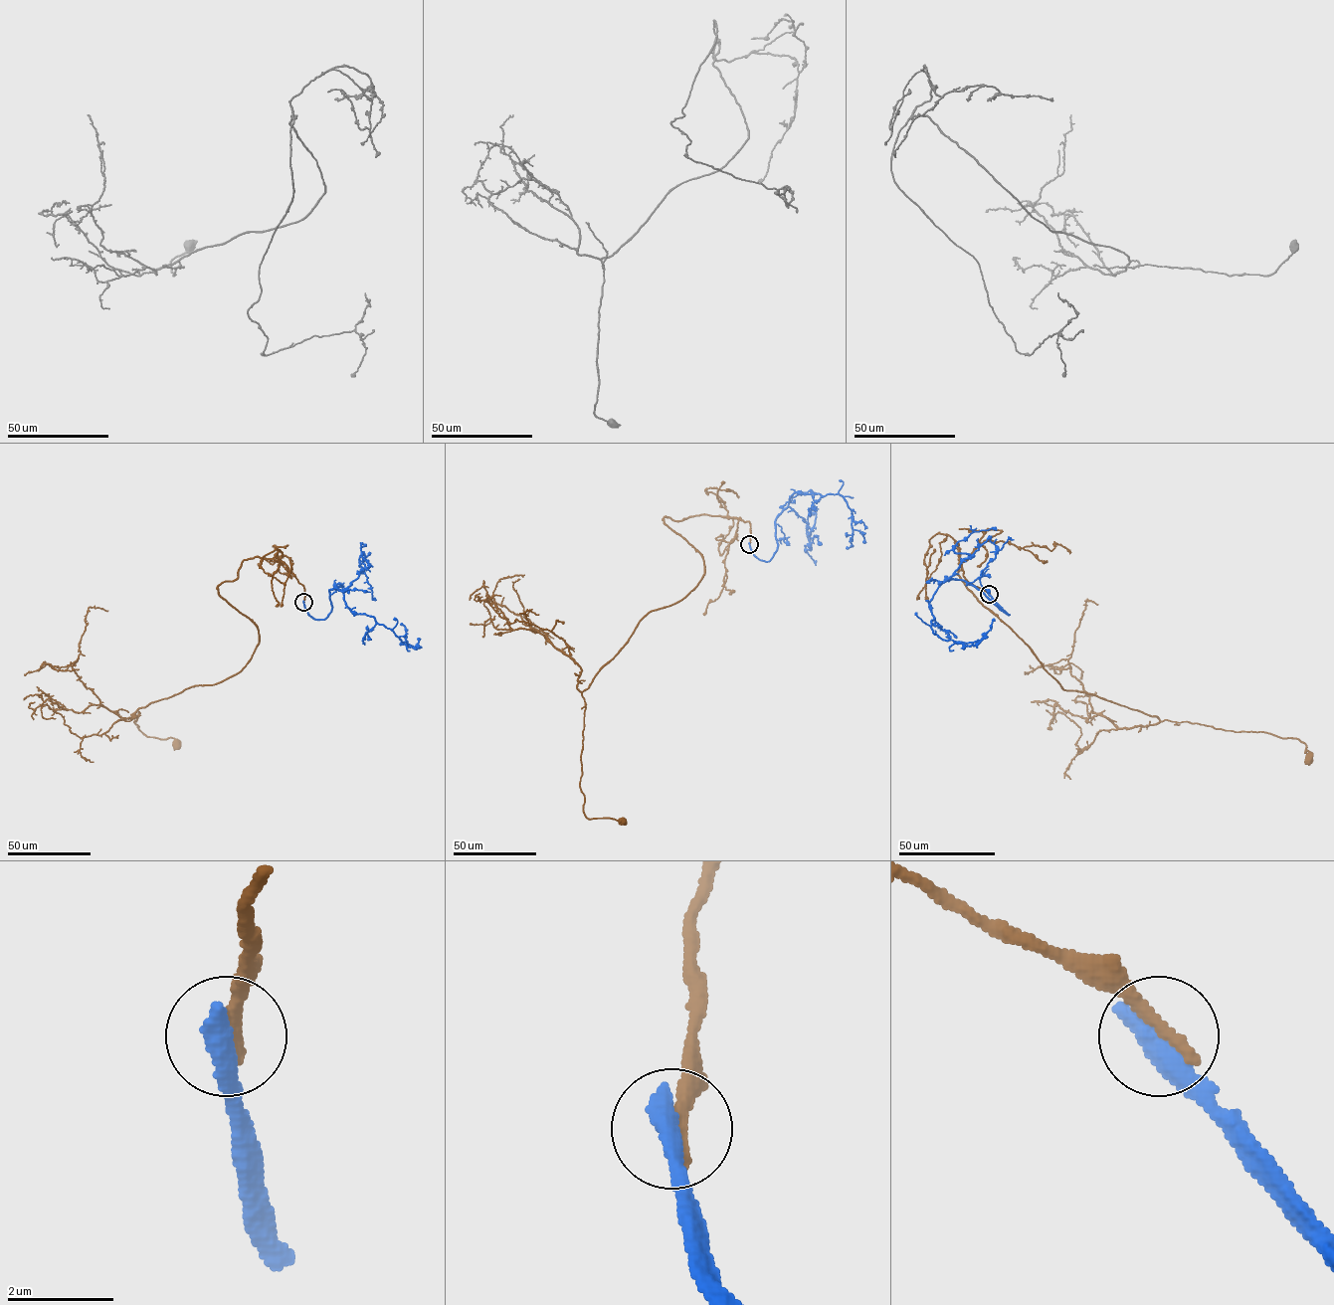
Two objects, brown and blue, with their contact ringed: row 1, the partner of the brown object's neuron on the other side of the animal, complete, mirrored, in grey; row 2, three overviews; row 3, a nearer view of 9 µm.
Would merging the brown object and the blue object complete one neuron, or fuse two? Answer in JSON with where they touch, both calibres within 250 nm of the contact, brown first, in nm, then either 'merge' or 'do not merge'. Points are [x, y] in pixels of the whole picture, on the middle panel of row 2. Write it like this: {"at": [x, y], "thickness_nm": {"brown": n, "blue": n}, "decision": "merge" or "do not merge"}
{"at": [749, 544], "thickness_nm": {"brown": 320, "blue": 550}, "decision": "do not merge"}

